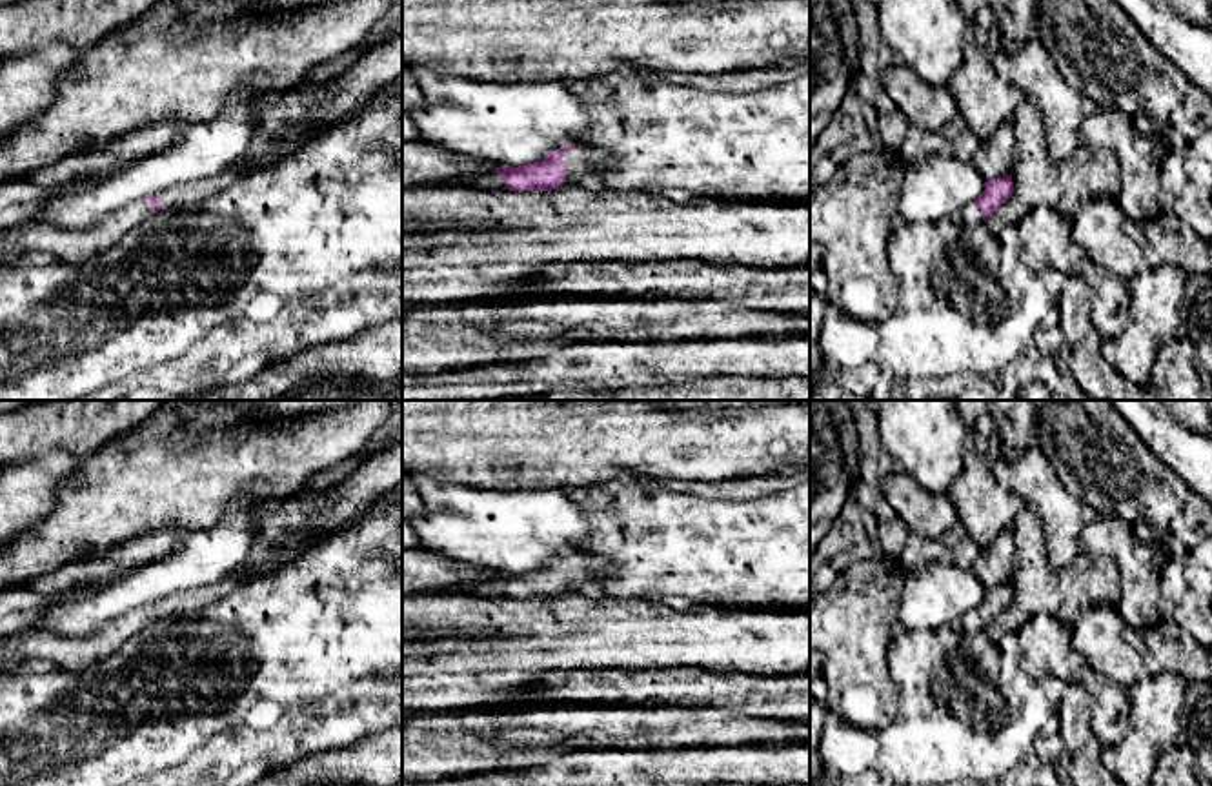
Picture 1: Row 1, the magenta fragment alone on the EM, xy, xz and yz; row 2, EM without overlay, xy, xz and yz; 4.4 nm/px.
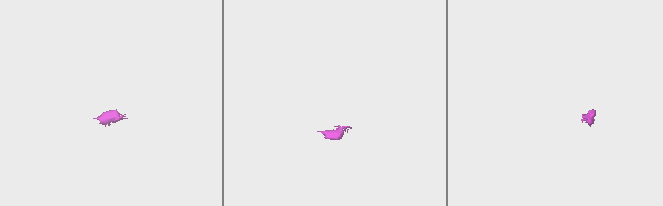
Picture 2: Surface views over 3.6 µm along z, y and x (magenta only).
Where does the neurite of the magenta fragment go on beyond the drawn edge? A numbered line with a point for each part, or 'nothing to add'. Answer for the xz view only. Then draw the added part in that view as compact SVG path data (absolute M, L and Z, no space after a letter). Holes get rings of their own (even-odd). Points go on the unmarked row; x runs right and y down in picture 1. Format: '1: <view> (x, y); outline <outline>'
1: xz (581, 572); outline M608 555L568 557L562 566L566 590L582 595L599 595L595 580L611 573L613 562Z
2: xz (486, 588); outline M482 580L482 582L457 584L442 591L479 595L479 597L502 597L506 593L506 586L497 580Z

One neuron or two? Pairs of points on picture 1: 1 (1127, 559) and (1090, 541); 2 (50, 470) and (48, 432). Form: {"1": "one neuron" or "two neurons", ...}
{"1": "one neuron", "2": "two neurons"}

